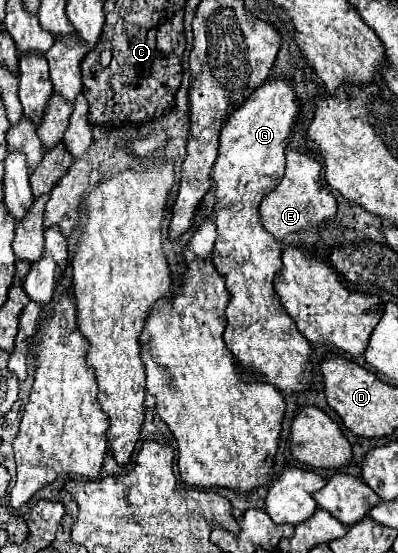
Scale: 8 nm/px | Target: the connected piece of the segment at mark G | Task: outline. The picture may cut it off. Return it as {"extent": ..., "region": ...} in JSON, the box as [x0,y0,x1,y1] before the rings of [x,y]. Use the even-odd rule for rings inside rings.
{"extent":[213,79,313,393],"region":[[[269,79],[229,115],[221,129],[219,157],[213,165],[217,241],[213,263],[227,281],[231,301],[227,305],[225,345],[243,373],[271,383],[281,393],[303,393],[313,383],[311,343],[299,333],[295,321],[279,303],[273,277],[281,269],[281,245],[261,227],[259,203],[275,189],[285,171],[285,147],[291,141],[291,125],[299,111],[291,81]]]}

